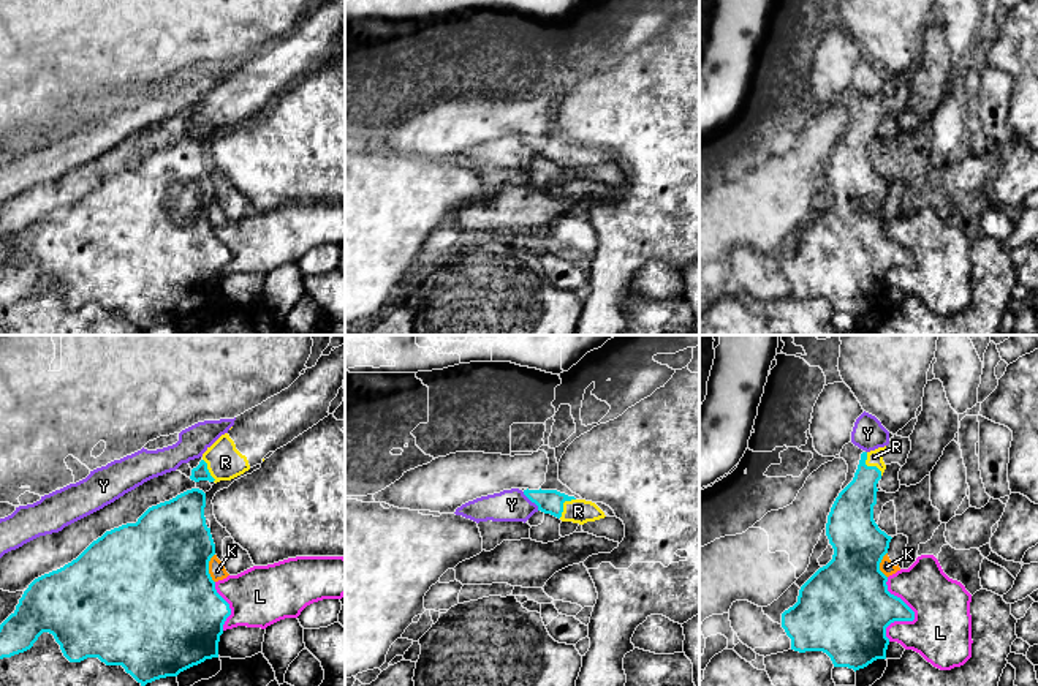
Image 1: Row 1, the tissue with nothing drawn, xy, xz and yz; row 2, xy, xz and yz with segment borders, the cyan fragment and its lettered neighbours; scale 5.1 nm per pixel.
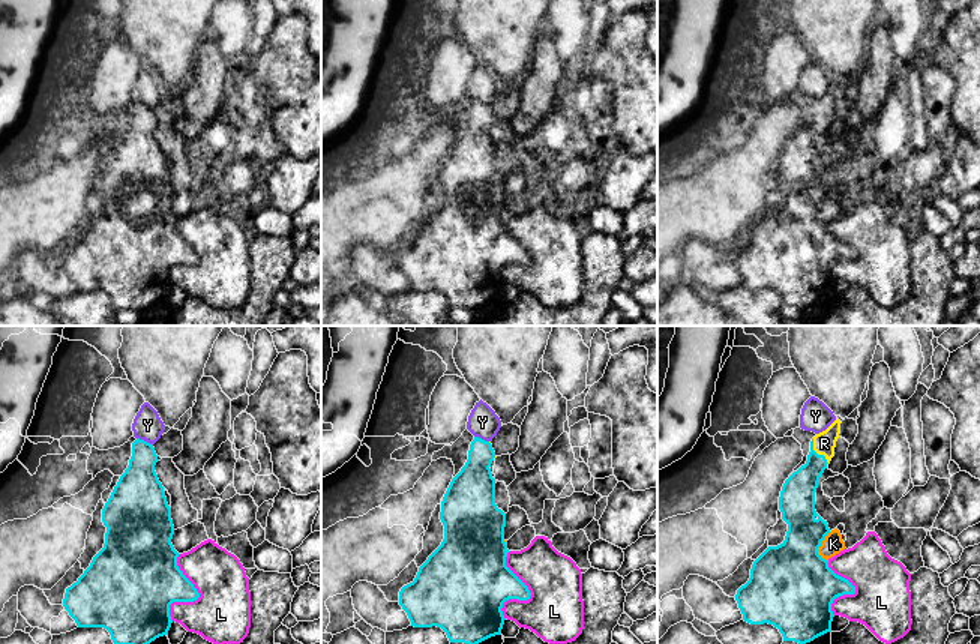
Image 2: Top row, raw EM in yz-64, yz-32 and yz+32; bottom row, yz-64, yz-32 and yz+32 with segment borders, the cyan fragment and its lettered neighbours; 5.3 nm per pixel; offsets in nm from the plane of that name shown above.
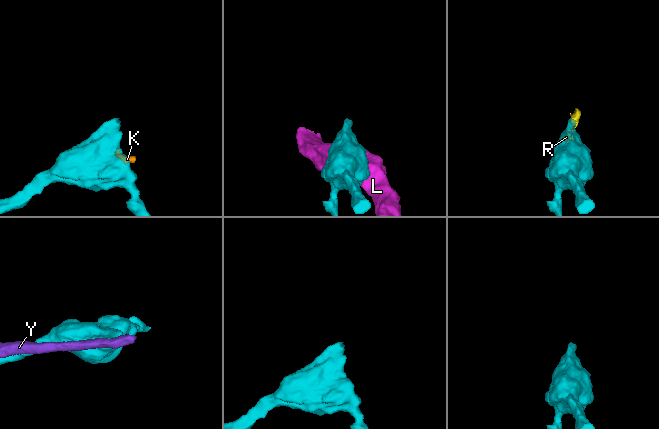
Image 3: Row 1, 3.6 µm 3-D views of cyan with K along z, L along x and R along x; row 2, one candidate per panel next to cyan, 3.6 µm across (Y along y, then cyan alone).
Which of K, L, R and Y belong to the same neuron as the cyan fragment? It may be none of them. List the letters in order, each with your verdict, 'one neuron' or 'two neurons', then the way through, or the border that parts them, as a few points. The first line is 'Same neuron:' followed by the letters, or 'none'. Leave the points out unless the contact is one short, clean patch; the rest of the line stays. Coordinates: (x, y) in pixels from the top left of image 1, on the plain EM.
Same neuron: R
K: two neurons | along xy (214, 199), (209, 207), (209, 222), (214, 228)
L: two neurons
R: one neuron | across yz (852, 158), (869, 113), (874, 103)
Y: two neurons | along xz (522, 138), (538, 155)

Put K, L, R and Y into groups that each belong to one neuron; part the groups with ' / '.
K / L / R / Y

